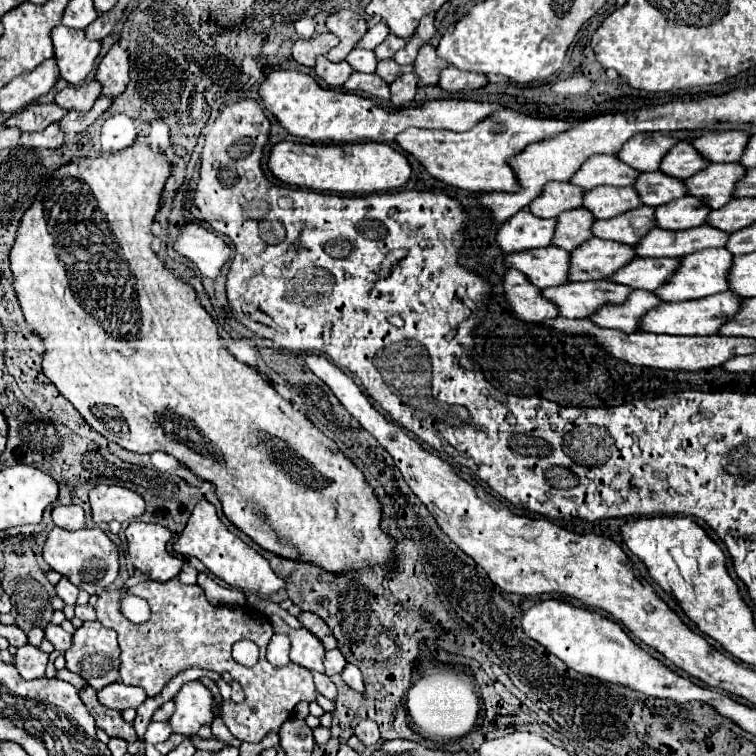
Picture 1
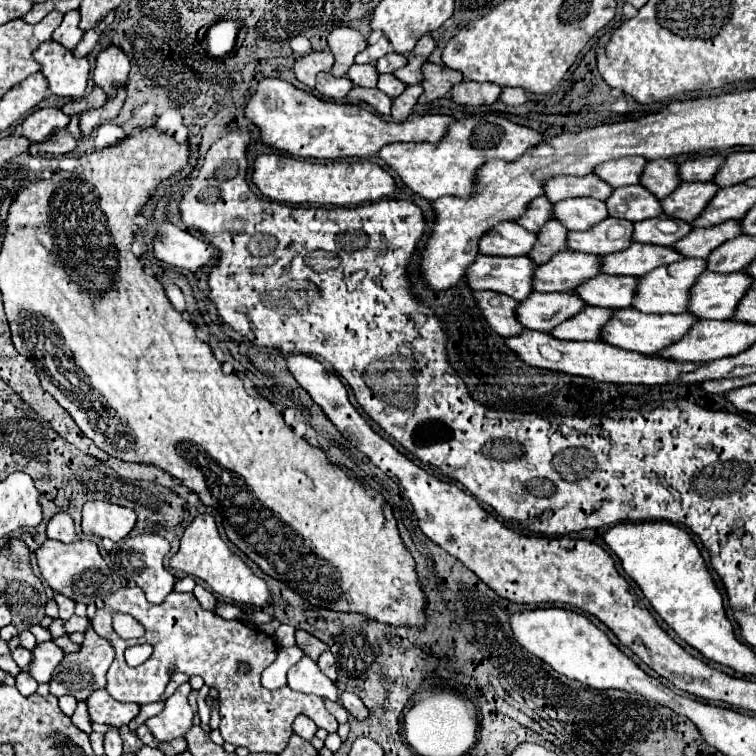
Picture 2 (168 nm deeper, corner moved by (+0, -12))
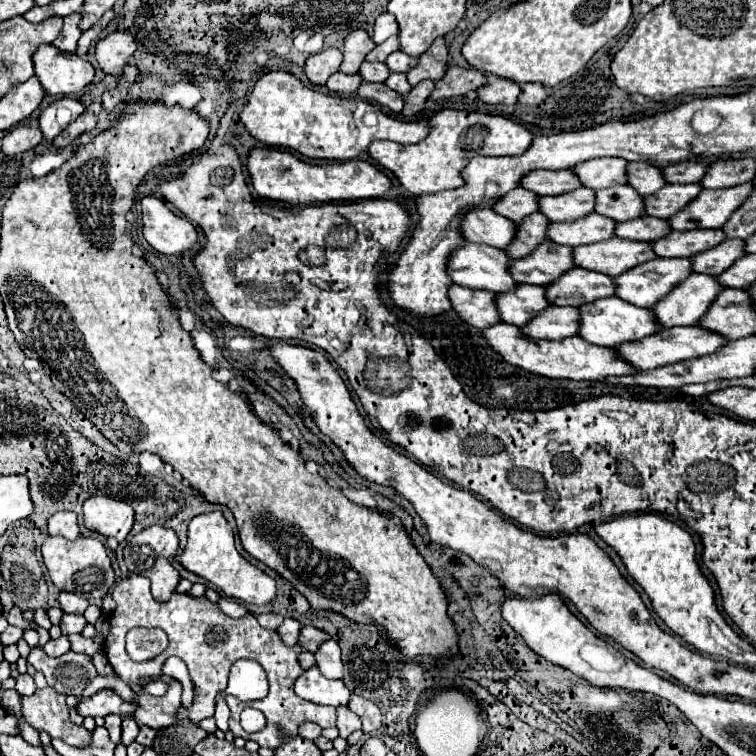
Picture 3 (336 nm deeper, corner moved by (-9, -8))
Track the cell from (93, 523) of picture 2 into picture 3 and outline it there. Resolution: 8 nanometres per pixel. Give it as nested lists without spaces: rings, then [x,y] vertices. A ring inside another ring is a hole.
[[[92,496],[84,502],[84,526],[122,542],[134,524],[134,510],[124,500]]]

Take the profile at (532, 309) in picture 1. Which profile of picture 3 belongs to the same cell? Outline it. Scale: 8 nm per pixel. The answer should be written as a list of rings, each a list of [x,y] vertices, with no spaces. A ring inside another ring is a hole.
[[[452,284],[448,294],[452,296],[452,308],[468,324],[484,330],[484,328],[490,328],[492,324],[502,322],[500,312],[496,308],[496,292],[488,292],[488,290],[476,292],[476,290]]]

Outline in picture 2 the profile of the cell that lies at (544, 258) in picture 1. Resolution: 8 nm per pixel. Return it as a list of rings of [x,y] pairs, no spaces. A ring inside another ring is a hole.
[[[481,254],[475,258],[475,264],[467,266],[465,280],[471,290],[493,290],[499,294],[507,294],[519,302],[519,300],[525,300],[533,290],[531,278],[533,278],[535,268],[537,268],[537,264],[529,256],[505,258],[505,256],[483,256]]]

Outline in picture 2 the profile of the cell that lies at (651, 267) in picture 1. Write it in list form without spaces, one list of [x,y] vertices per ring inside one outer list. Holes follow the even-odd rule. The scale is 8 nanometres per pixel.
[[[599,274],[587,280],[583,288],[579,288],[577,296],[587,306],[599,308],[627,308],[635,296],[637,278],[633,276],[609,276]]]

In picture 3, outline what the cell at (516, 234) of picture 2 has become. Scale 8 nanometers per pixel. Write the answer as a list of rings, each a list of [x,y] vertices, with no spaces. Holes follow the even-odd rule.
[[[472,210],[464,216],[464,236],[468,242],[506,248],[516,238],[516,224],[494,210]]]

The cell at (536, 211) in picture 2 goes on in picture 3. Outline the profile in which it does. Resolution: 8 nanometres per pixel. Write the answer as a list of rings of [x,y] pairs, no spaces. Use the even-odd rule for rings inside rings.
[[[514,188],[514,192],[508,192],[508,196],[504,196],[504,200],[500,200],[500,204],[496,204],[496,212],[510,218],[512,222],[520,224],[524,218],[528,218],[530,214],[540,210],[538,204],[540,196],[534,192],[528,192],[526,188]]]

